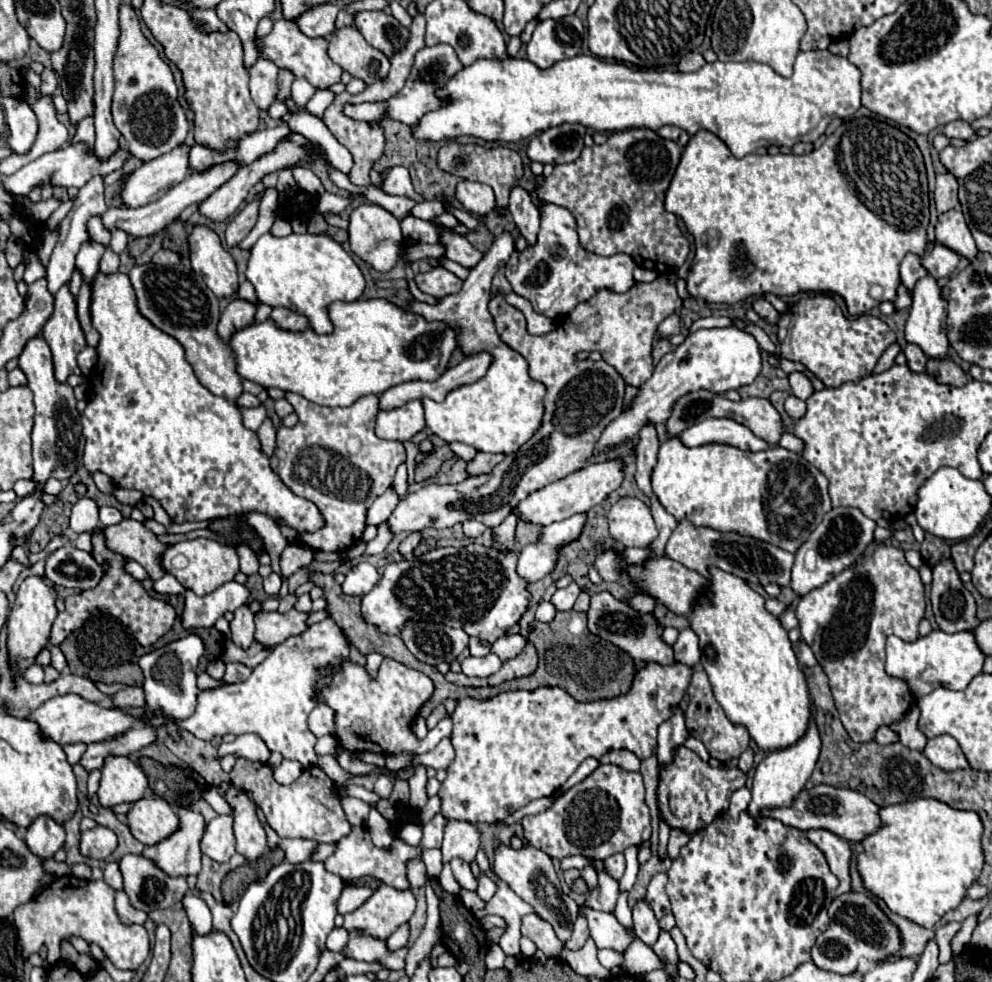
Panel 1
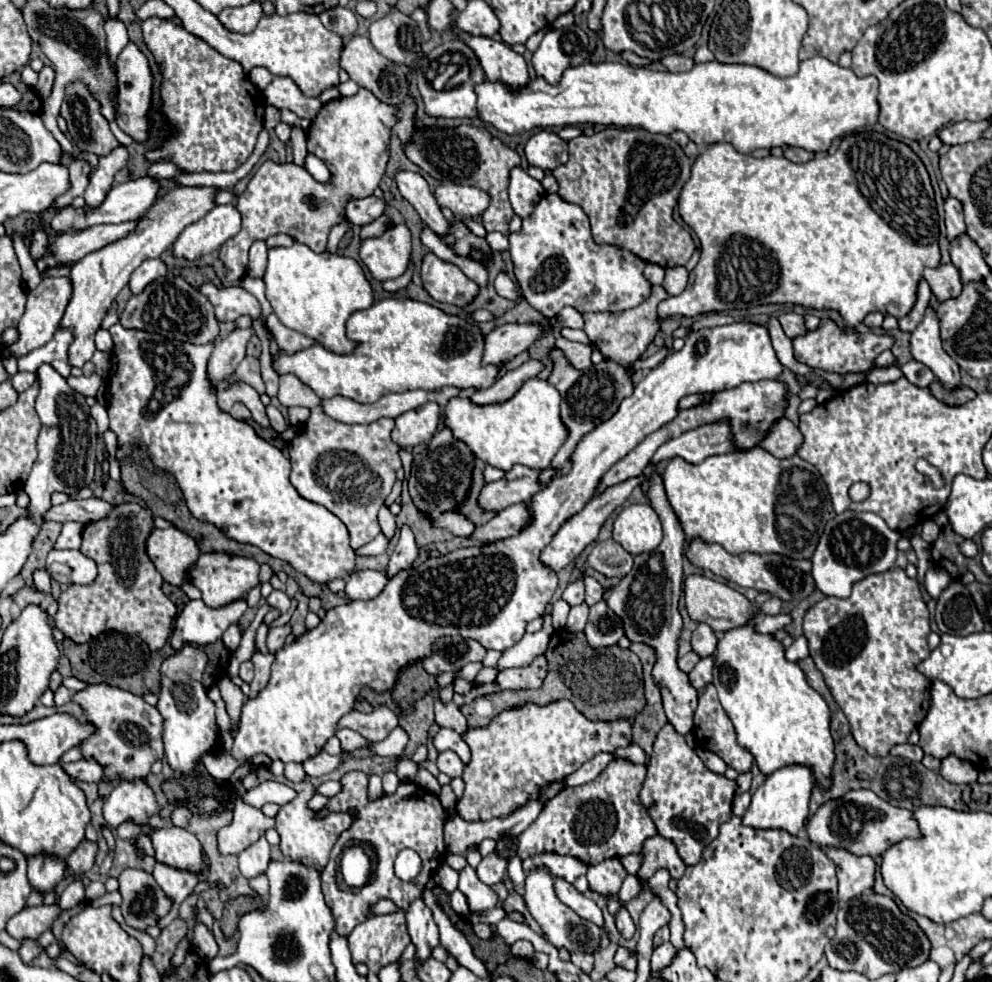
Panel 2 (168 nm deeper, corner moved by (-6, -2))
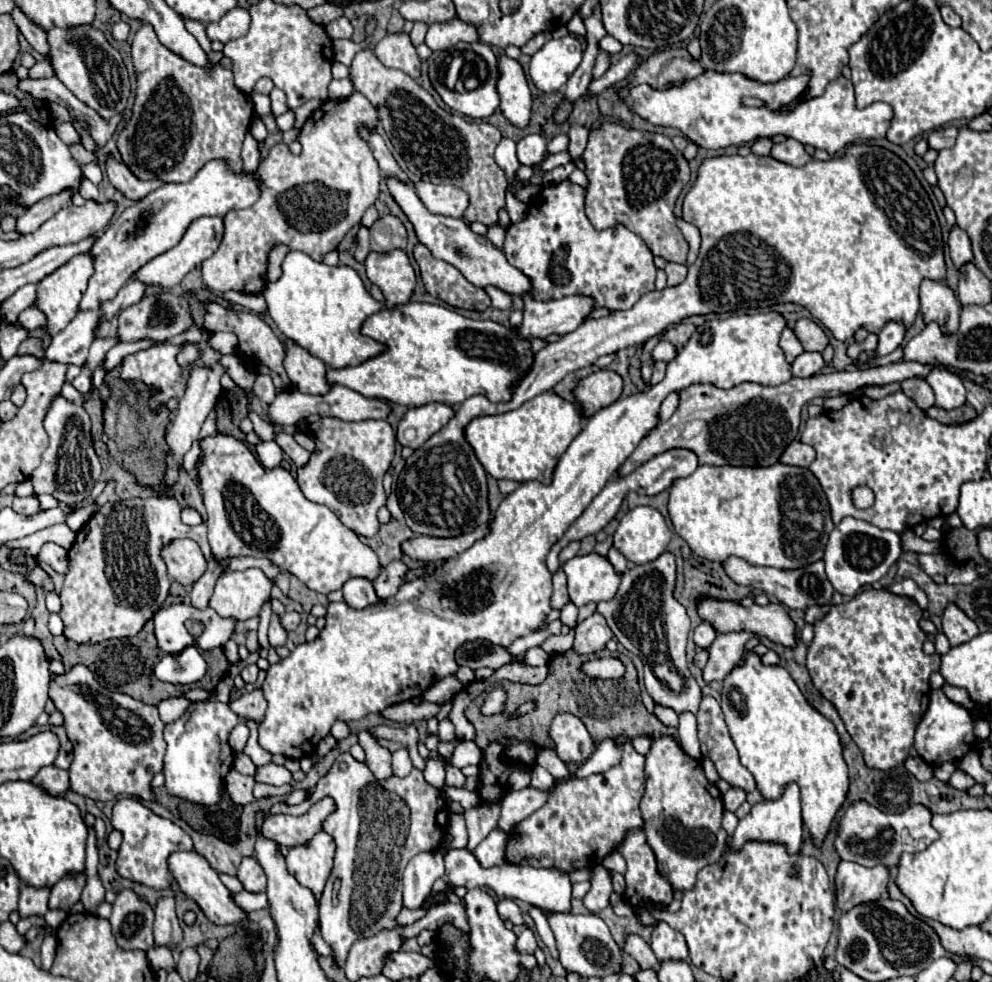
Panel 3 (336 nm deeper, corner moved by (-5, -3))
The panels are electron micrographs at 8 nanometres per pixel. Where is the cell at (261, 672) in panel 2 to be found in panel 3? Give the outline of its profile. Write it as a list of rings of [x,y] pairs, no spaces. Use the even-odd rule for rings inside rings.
[[[255,689],[253,693],[245,693],[241,695],[237,701],[233,701],[231,711],[235,711],[235,715],[239,715],[241,719],[251,719],[257,725],[263,721],[265,709],[267,709],[267,701],[263,697],[261,689]]]

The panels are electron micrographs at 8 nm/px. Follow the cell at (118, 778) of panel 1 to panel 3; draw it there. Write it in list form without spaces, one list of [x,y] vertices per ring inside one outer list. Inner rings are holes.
[[[119,799],[115,803],[111,825],[123,835],[119,857],[115,861],[117,873],[125,879],[141,883],[145,887],[153,887],[157,891],[169,889],[175,883],[175,879],[167,867],[167,859],[175,851],[193,851],[191,837],[173,821],[157,817],[151,809],[147,809],[135,799]]]

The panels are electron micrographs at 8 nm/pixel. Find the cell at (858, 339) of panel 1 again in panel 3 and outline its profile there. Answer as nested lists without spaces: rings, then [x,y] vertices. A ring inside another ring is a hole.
[[[803,353],[793,361],[793,377],[813,377],[823,369],[825,361],[819,353]]]

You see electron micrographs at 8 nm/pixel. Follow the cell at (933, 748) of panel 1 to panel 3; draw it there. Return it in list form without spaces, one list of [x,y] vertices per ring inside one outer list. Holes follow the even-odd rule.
[[[957,769],[957,771],[951,775],[949,785],[951,785],[951,787],[955,787],[955,789],[961,789],[961,791],[967,791],[969,787],[973,787],[973,785],[975,785],[975,779],[973,779],[971,775],[967,775],[965,771]]]

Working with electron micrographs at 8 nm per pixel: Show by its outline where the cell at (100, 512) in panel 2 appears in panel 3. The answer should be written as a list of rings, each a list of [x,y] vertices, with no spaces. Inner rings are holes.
[[[15,497],[13,511],[23,513],[23,515],[33,515],[33,513],[39,513],[41,507],[39,507],[39,501],[35,497]]]

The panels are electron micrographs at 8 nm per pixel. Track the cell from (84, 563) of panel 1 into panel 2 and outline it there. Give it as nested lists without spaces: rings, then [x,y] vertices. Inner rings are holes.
[[[50,550],[46,558],[48,574],[60,584],[88,586],[96,580],[96,562],[80,550]]]

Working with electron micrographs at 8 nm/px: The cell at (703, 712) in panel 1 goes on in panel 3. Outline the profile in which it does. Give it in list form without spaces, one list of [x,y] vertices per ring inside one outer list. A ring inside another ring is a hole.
[[[703,697],[697,711],[699,739],[703,757],[711,759],[719,777],[725,779],[731,787],[743,789],[745,793],[755,789],[753,775],[739,763],[735,743],[727,731],[723,711],[713,697]]]

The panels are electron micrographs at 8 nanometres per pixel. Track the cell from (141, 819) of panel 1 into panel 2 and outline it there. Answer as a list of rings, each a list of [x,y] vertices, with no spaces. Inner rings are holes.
[[[168,826],[152,830],[150,838],[158,862],[164,862],[174,868],[200,872],[202,846],[194,834],[178,826]]]

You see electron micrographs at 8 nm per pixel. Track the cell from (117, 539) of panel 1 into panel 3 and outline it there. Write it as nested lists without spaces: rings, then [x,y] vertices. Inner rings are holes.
[[[177,539],[163,549],[169,577],[181,585],[193,585],[207,569],[201,547],[193,539]]]

